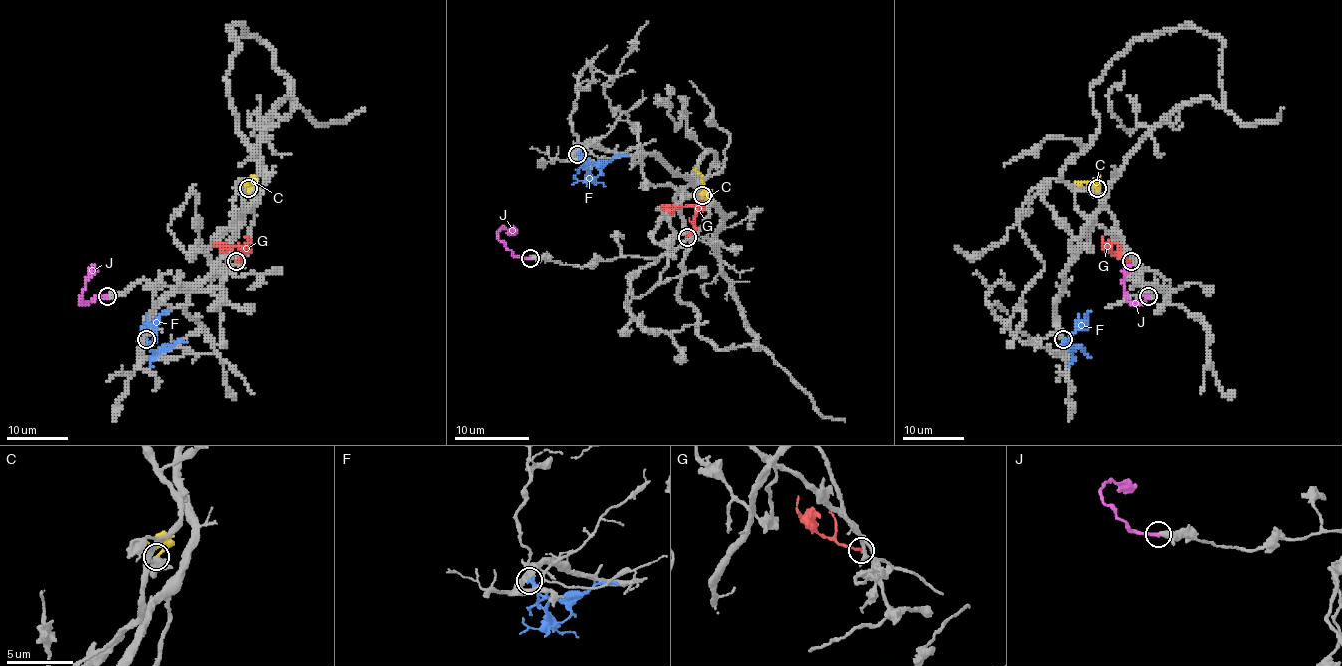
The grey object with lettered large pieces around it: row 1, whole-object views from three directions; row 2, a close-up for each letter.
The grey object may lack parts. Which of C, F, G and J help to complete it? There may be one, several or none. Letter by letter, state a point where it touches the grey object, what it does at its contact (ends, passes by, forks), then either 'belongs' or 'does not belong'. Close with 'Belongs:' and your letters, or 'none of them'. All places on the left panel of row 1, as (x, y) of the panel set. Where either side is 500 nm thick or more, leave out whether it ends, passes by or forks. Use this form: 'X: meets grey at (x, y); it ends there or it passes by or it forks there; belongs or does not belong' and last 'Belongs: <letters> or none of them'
C: meets grey at (248, 188); does not belong
F: meets grey at (146, 339); it passes by; does not belong
G: meets grey at (236, 261); it ends there; does not belong
J: meets grey at (107, 296); does not belong
Belongs: none of them

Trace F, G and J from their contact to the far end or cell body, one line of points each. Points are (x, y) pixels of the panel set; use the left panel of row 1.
F: (146, 339), (153, 341), (155, 324), (160, 314), (169, 310)
G: (236, 261), (241, 259), (242, 248), (215, 242)
J: (107, 296), (95, 298), (86, 304), (81, 302), (84, 281), (94, 265)

